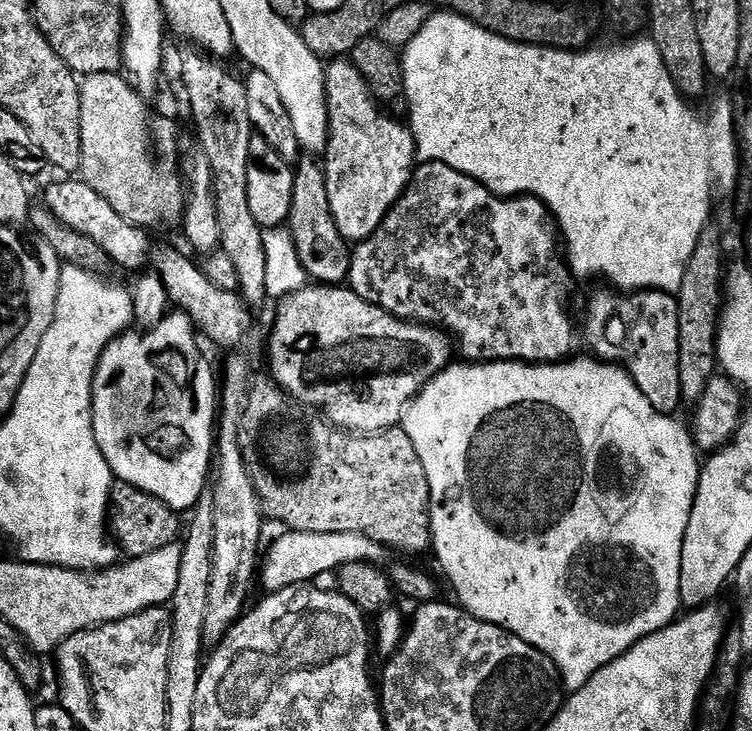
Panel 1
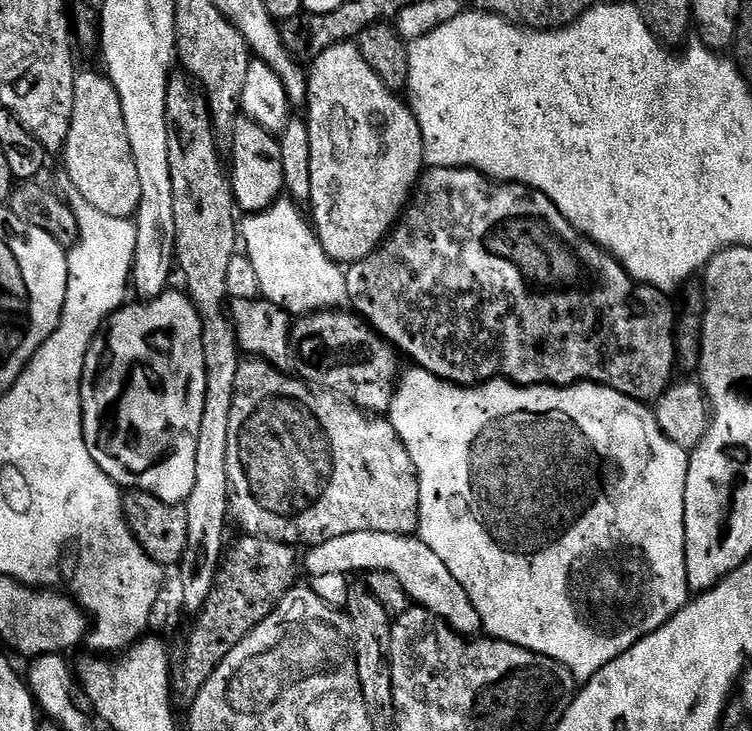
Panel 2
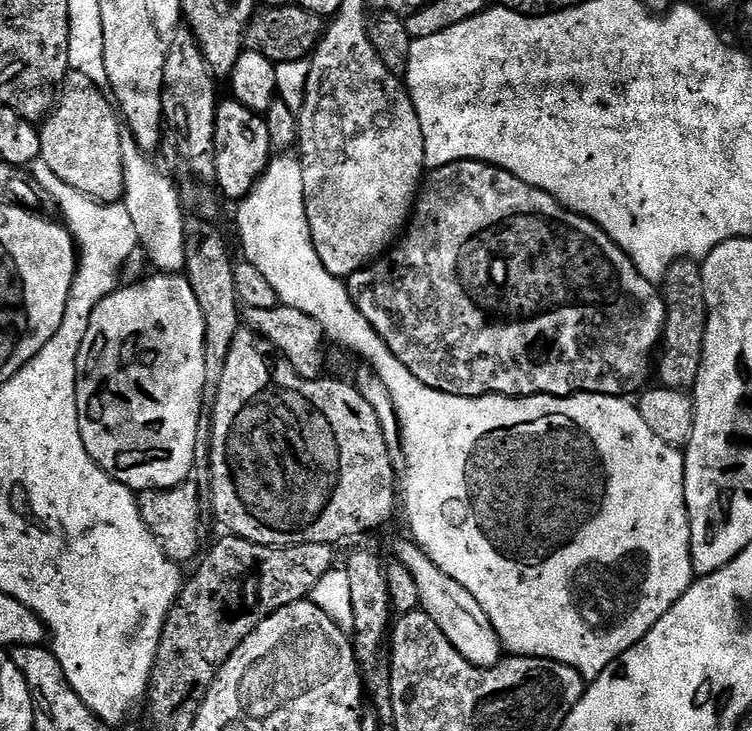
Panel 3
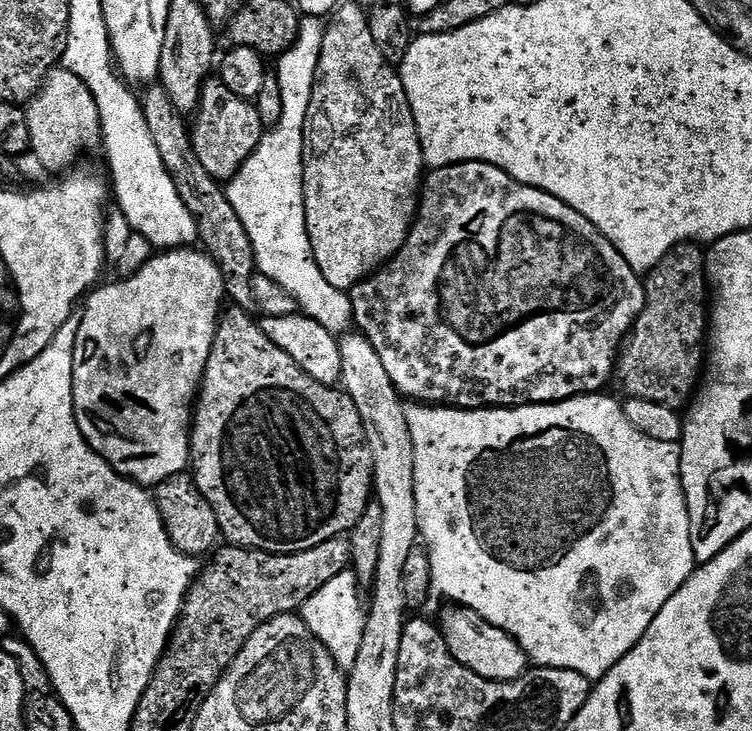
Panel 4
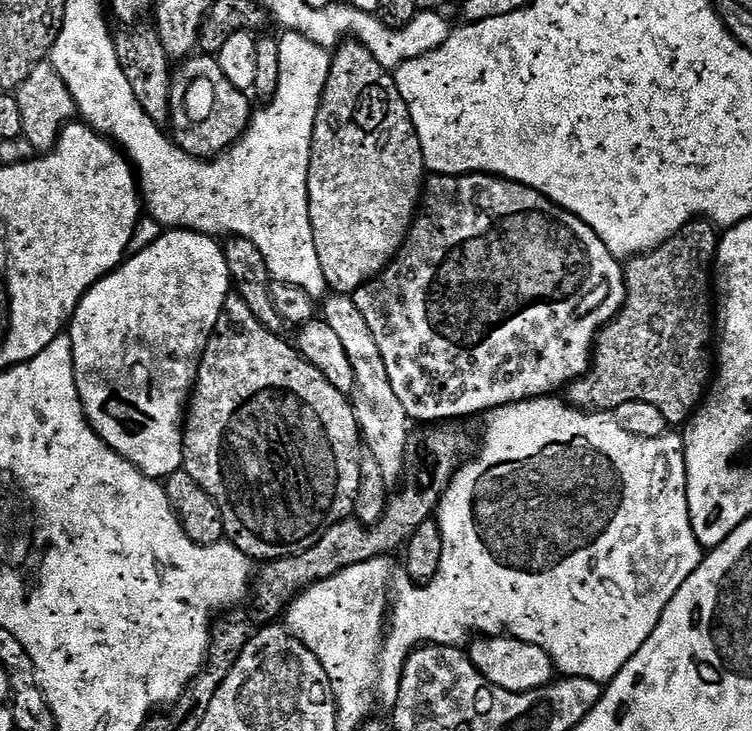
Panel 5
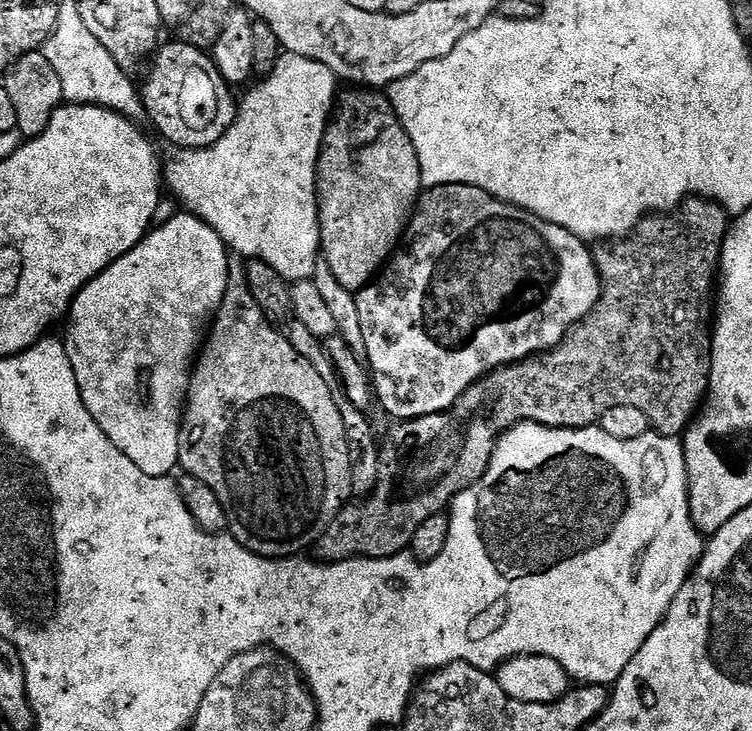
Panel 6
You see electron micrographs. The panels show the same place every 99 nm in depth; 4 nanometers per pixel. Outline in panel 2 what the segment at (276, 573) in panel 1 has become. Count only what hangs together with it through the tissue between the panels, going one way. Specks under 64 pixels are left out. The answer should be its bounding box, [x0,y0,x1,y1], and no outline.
[302,532,481,638]

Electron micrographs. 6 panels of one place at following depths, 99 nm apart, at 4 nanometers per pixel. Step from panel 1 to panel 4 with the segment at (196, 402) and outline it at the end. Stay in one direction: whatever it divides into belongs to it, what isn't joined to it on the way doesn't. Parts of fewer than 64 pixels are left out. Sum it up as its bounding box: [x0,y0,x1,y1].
[72,246,225,486]

